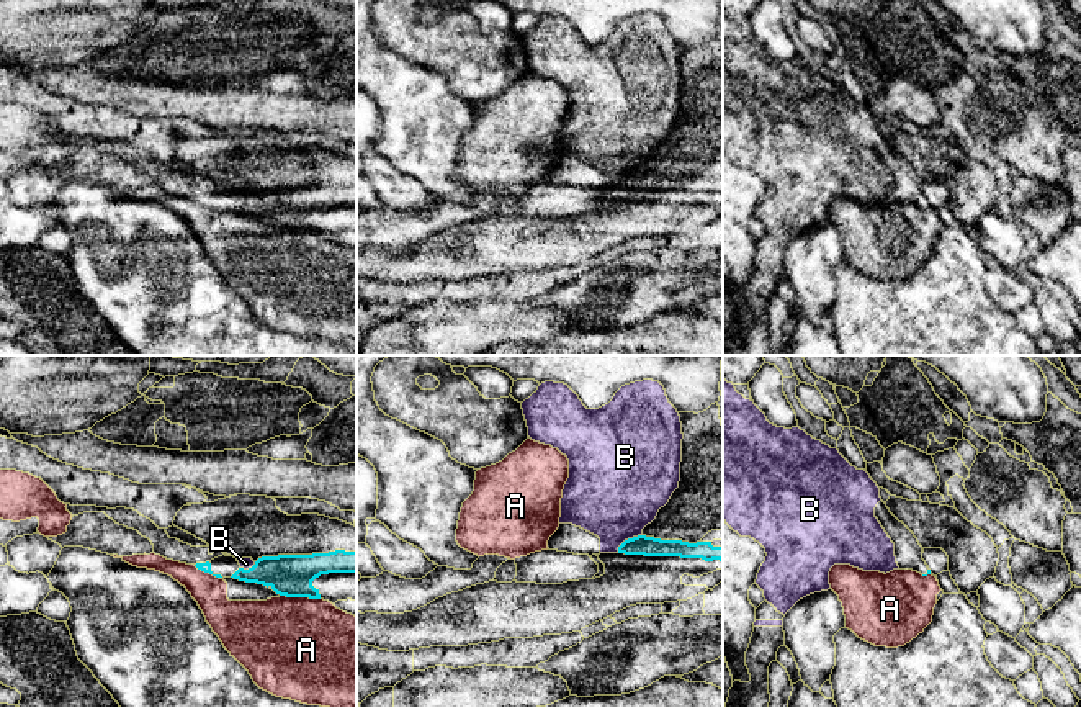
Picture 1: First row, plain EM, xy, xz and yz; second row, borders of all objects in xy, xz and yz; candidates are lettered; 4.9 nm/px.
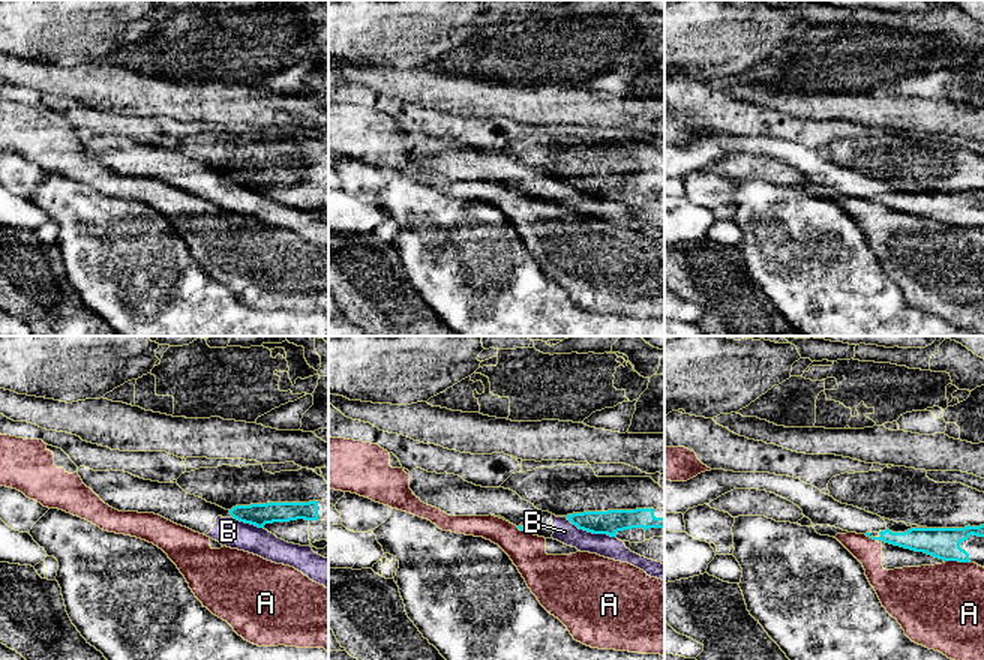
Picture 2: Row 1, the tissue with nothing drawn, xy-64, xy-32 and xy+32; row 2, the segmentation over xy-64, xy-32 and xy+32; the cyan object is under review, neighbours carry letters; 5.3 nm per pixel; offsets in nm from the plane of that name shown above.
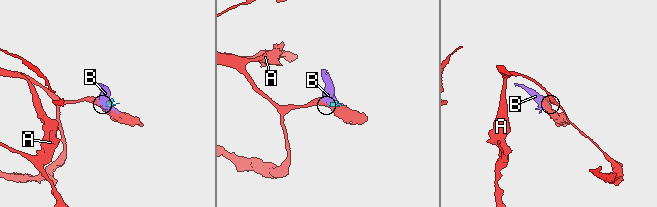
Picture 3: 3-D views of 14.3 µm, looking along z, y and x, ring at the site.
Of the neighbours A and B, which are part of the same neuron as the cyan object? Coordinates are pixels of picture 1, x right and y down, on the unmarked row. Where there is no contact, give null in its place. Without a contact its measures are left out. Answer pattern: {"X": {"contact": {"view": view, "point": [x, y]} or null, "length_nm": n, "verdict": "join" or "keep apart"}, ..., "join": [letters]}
{"A": {"contact": {"view": "xy", "point": [300, 229]}, "length_nm": 200, "verdict": "keep apart"}, "B": {"contact": {"view": "xz", "point": [628, 172]}, "length_nm": 160, "verdict": "keep apart"}, "join": []}

